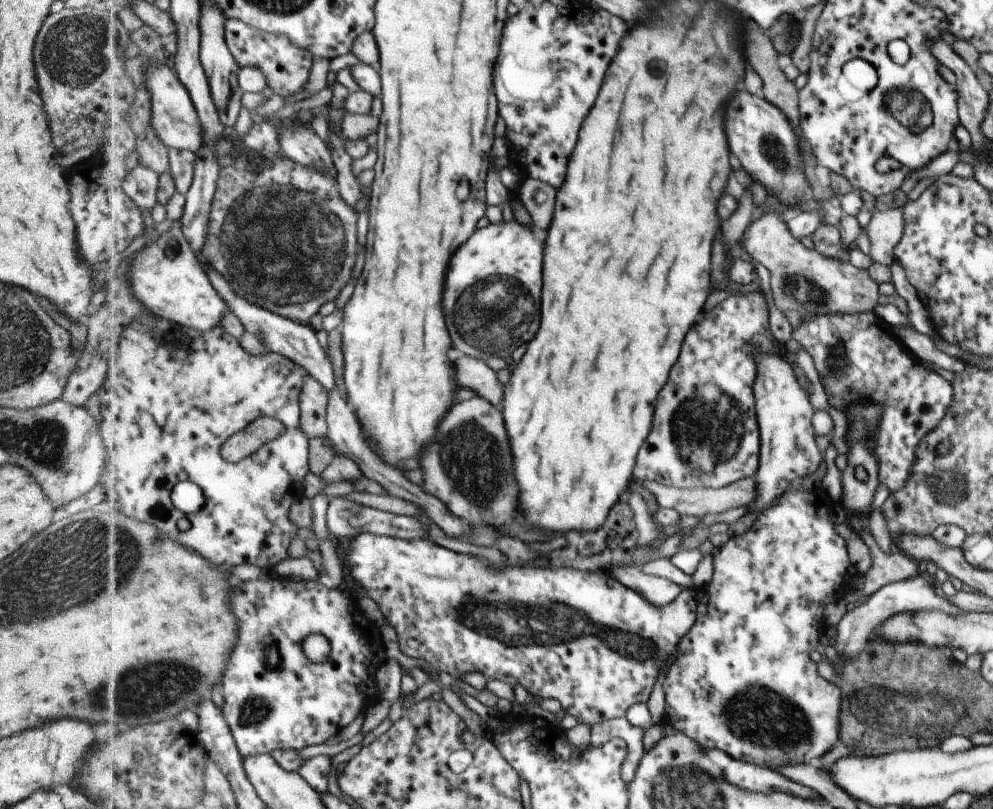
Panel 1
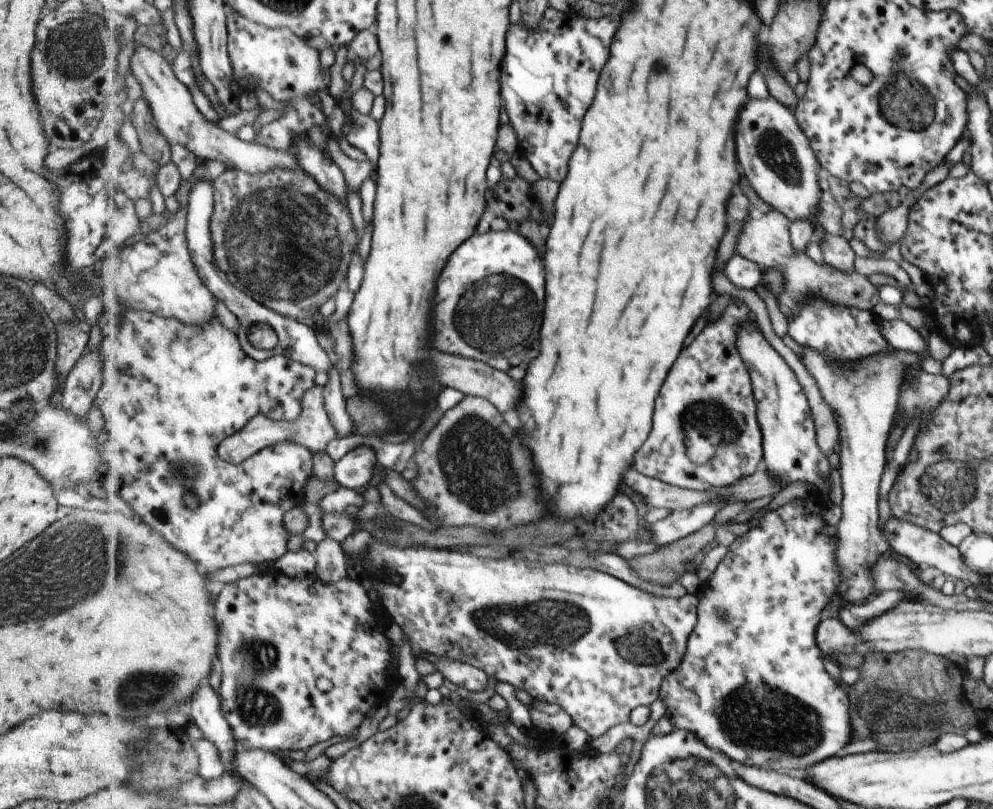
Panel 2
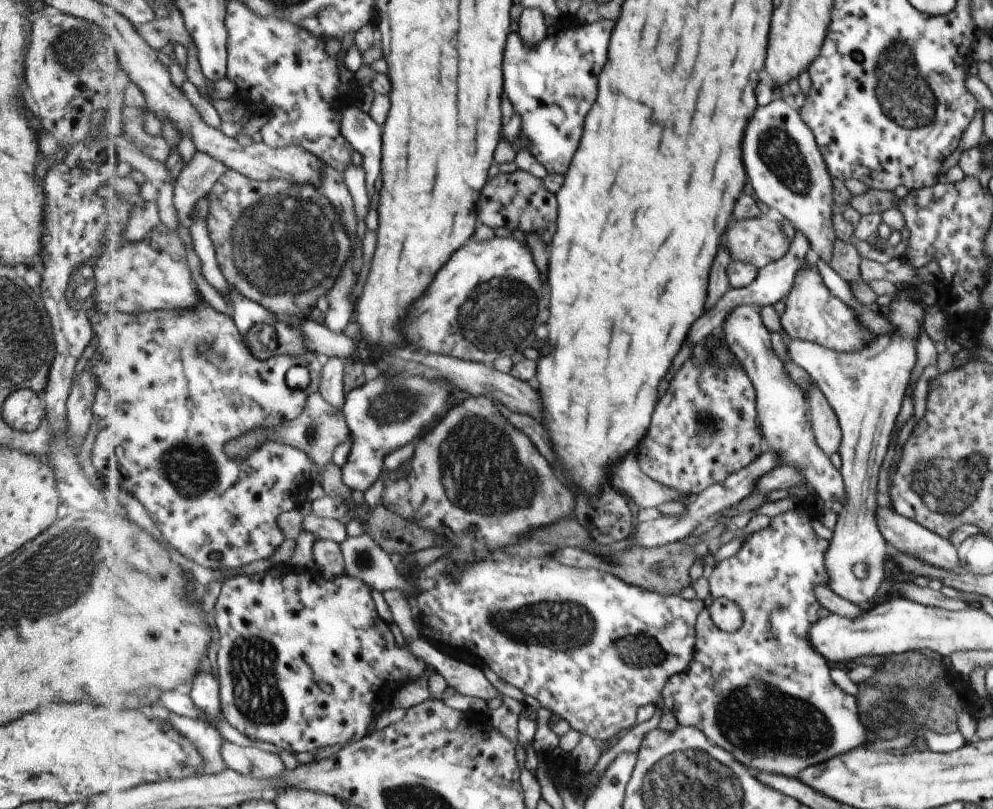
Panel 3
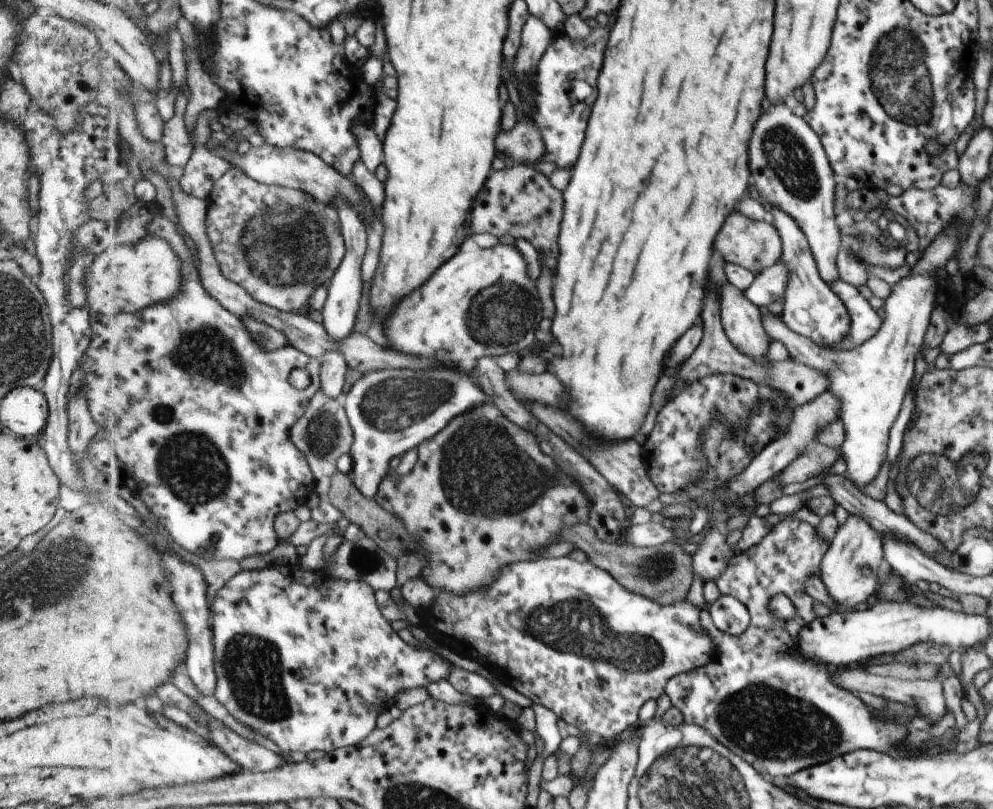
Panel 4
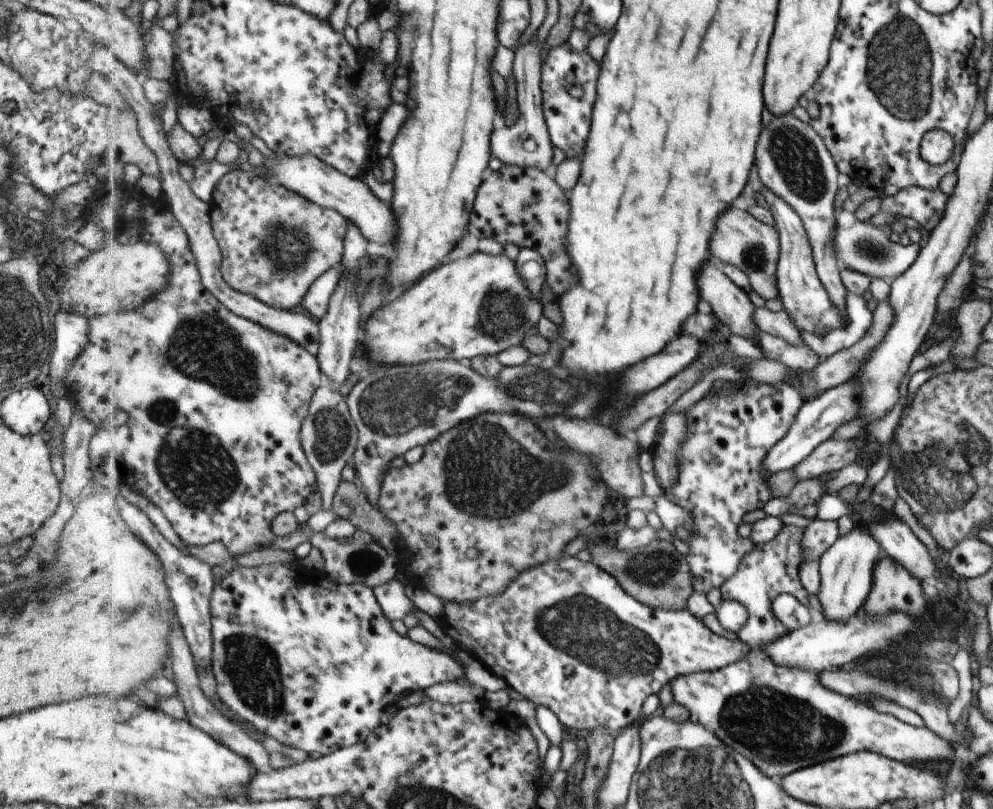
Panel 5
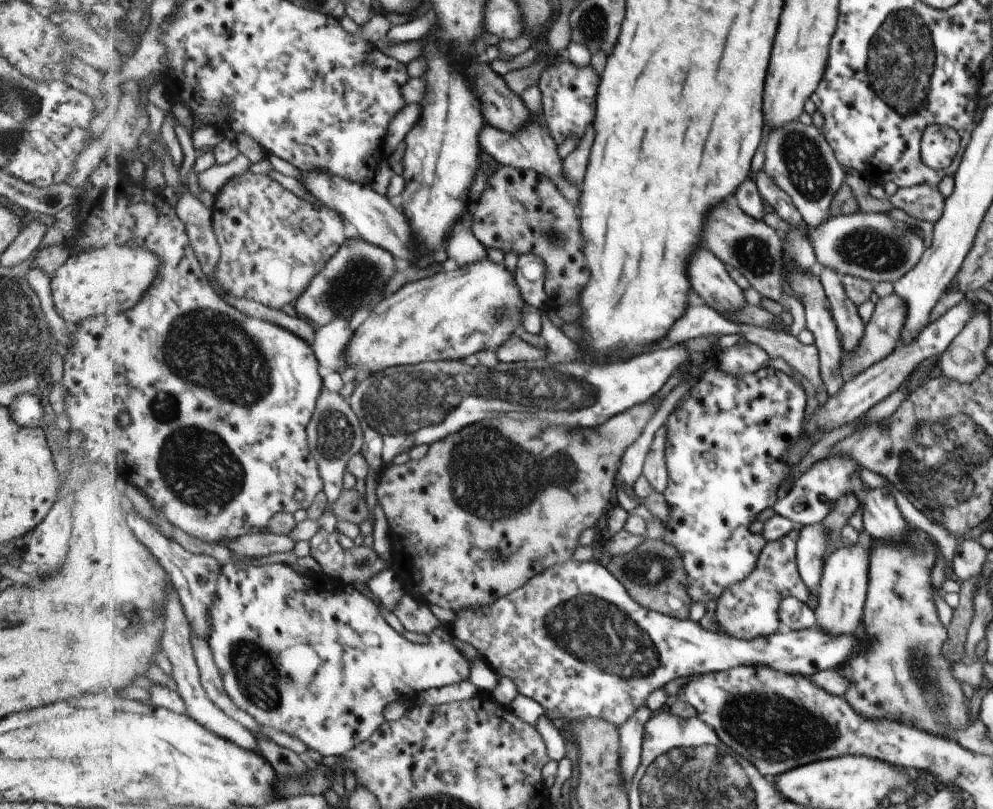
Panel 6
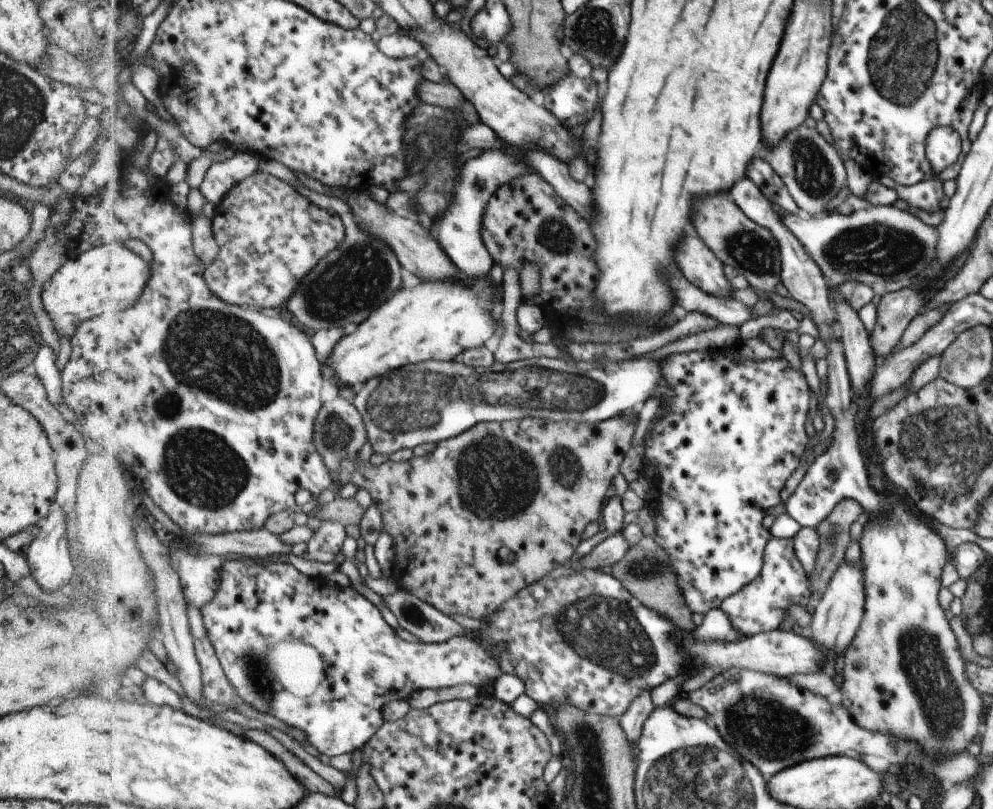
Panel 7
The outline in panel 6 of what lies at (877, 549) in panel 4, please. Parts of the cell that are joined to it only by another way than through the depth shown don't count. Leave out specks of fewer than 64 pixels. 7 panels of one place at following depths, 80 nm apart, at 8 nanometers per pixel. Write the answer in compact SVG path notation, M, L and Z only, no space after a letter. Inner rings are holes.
M863 536L855 546L845 548L842 544L824 561L820 581L819 594L814 617L819 629L827 633L853 637L860 631L862 610L866 602L866 591L869 587L869 554L871 546Z

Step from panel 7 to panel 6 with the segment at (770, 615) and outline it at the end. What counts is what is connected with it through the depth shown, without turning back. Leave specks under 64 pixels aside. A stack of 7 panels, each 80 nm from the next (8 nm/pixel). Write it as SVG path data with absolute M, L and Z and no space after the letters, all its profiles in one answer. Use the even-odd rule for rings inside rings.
M793 528L781 538L769 541L762 550L755 572L720 596L717 618L721 632L747 640L773 635L781 629L777 611L782 598L793 597L799 602L807 602L808 588L797 567L797 536L798 528Z

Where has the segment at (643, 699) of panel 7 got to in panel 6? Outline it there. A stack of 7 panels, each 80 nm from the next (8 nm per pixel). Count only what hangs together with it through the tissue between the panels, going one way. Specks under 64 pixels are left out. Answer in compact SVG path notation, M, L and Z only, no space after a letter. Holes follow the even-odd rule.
M645 702L626 723L618 728L620 730L620 771L624 776L624 785L628 788L641 764L644 730L654 714Z

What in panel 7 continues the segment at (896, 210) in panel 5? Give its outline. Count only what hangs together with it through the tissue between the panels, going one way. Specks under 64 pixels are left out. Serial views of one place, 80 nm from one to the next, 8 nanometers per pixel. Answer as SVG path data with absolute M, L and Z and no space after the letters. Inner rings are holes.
M931 177L909 186L895 186L898 198L907 202L907 206L922 208L925 212L938 210L939 200L945 195L943 184L939 177Z

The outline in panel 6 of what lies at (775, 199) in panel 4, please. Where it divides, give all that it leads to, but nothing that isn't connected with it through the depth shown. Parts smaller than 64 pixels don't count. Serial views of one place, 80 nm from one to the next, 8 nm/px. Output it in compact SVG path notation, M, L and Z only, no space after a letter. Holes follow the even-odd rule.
M791 121L769 131L765 145L765 169L775 184L787 193L805 224L819 227L829 220L829 202L843 182L843 168L838 163L833 149L825 142L813 125ZM817 267L816 272L839 334L842 352L850 353L858 347L865 324L859 319L855 304L846 295L841 276L825 267Z

